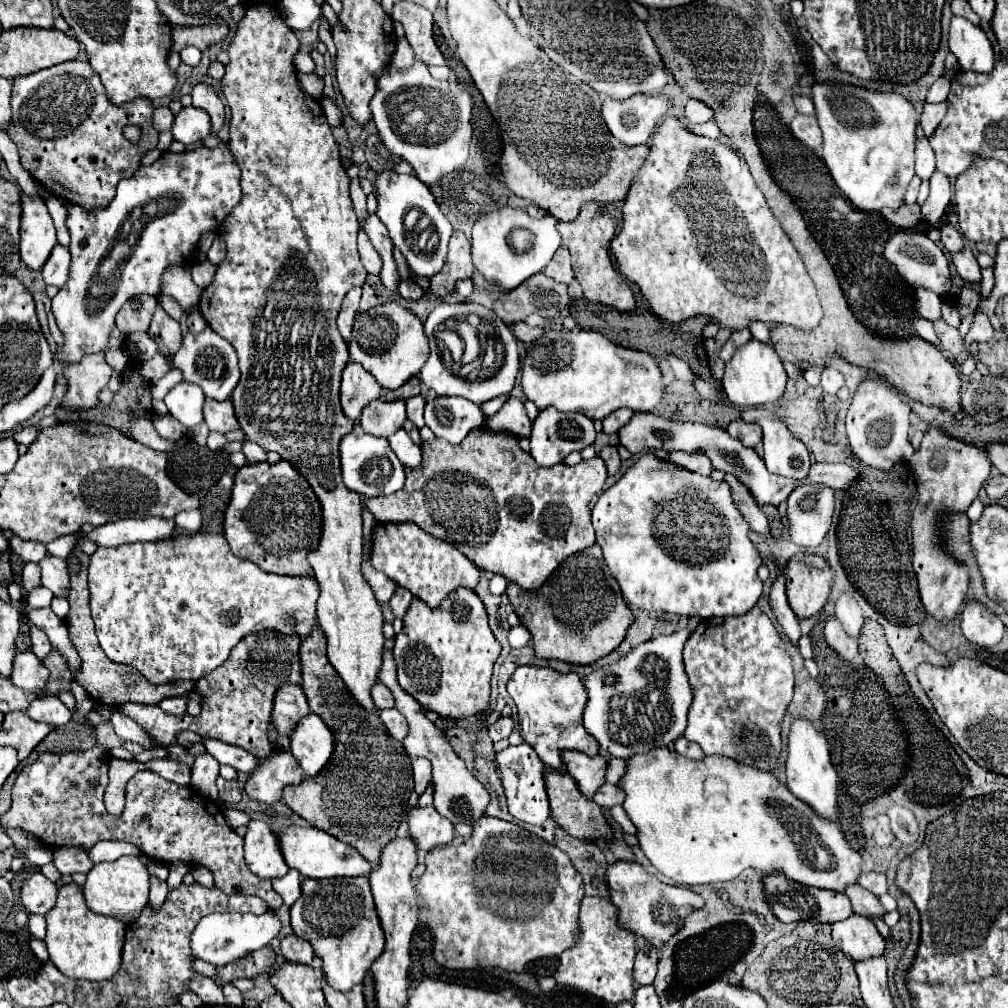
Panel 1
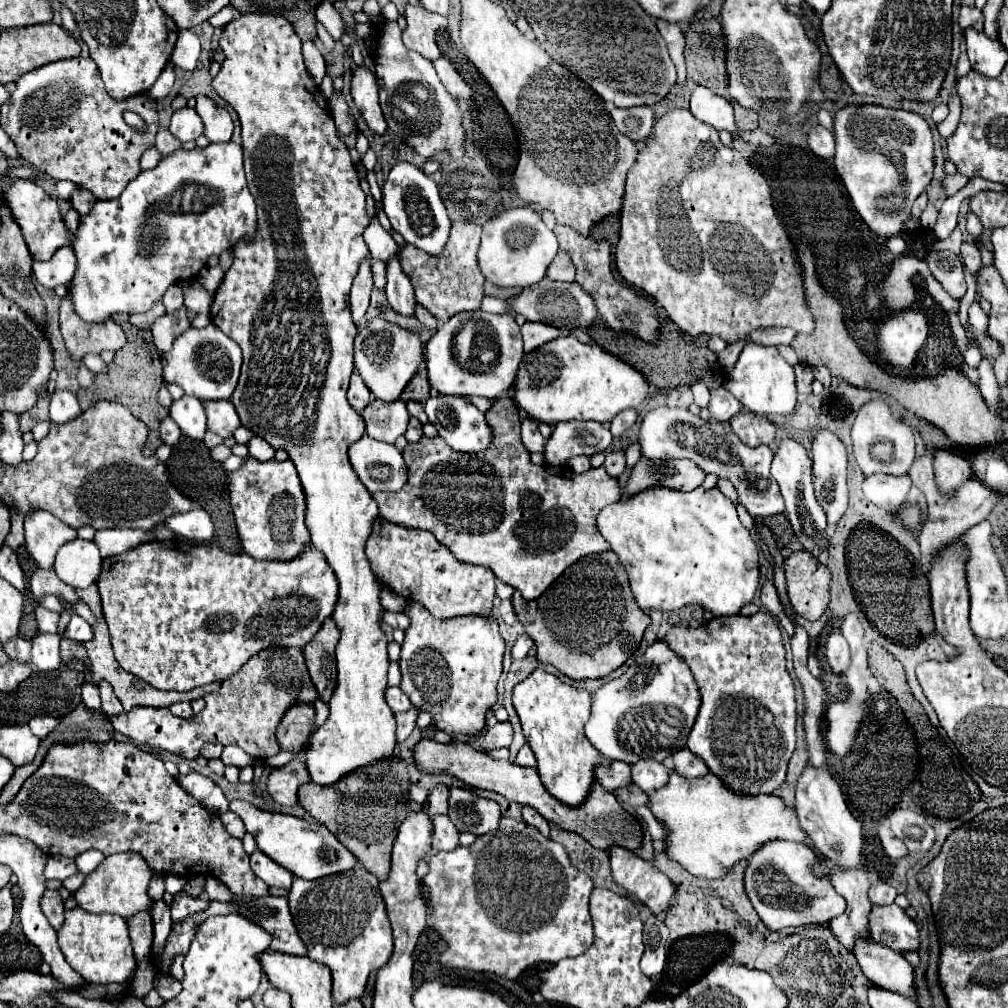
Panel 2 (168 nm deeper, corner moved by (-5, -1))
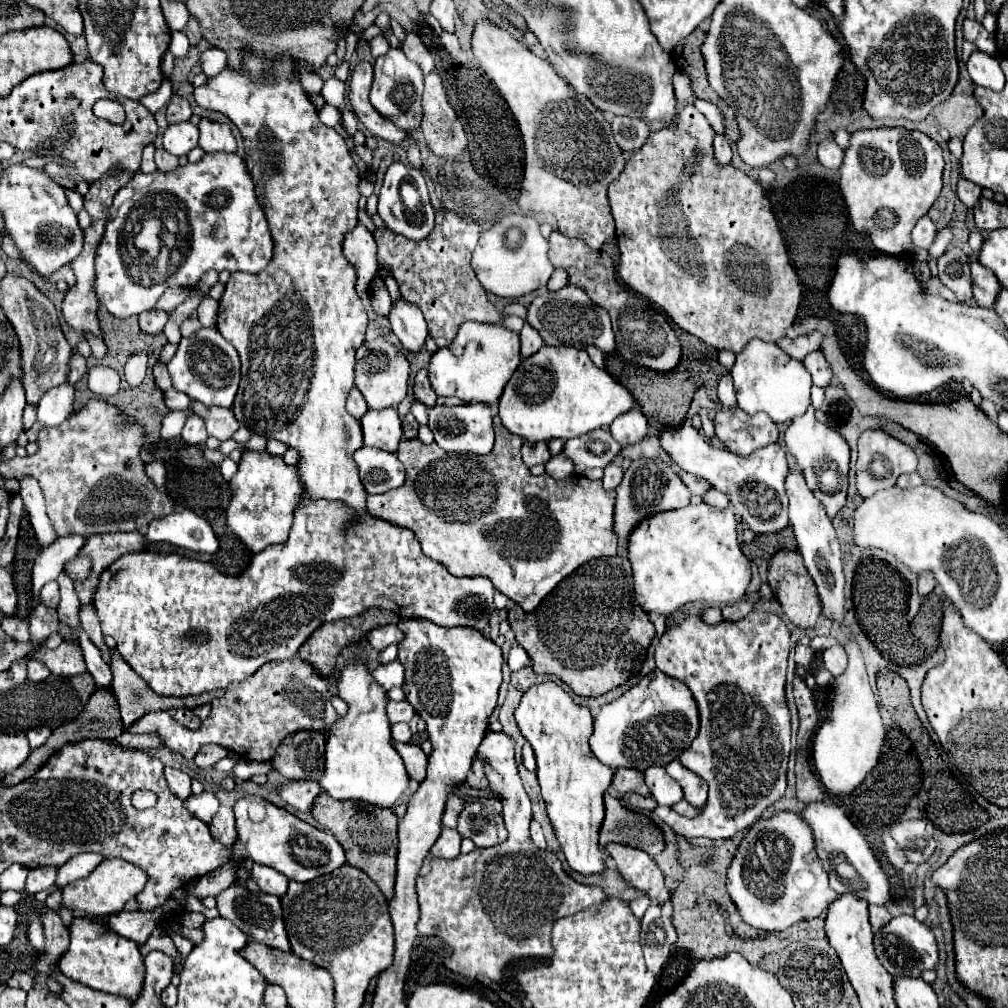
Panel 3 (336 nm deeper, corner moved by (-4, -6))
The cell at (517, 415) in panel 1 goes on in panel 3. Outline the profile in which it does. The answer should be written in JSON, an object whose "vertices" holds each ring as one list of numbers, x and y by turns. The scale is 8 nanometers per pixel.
{"vertices":[[524,444,522,446,522,462,532,468,536,464,546,464,550,460,550,452,548,452,548,444]]}

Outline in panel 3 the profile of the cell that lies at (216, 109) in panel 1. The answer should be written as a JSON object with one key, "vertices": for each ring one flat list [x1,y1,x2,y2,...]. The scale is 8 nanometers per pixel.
{"vertices":[[206,118,200,120,200,148,208,154,216,152,236,152,236,140,228,128,228,124,210,122]]}

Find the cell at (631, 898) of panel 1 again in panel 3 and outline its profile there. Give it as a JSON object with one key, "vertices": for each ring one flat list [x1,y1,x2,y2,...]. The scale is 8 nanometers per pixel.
{"vertices":[[610,842,606,850,616,860,620,874,630,886,646,892,650,900,656,904,664,904,666,900,670,900,672,892,666,888,664,874,660,872,654,858,650,858,646,852,638,848,630,848,614,842]]}

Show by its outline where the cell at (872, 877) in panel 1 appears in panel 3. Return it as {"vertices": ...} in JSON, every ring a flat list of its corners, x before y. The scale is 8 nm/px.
{"vertices":[[870,906,868,910,870,910,870,924,872,924,874,932,878,932,882,926,886,926,890,922,890,918,892,918,890,912,886,908,882,908,882,906]]}

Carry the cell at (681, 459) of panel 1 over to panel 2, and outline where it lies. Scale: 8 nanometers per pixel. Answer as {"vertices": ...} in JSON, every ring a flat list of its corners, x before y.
{"vertices":[[645,457,635,465,625,495,635,495,647,487,671,487,681,491,691,491,699,487,705,479,705,471,699,469,689,459,671,459,671,461,649,461]]}

